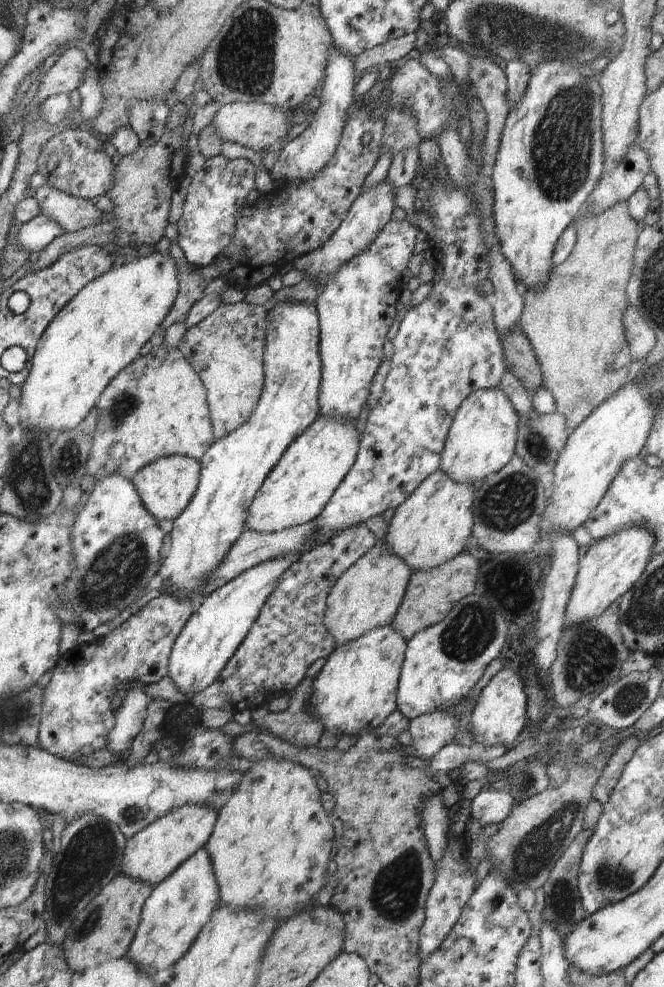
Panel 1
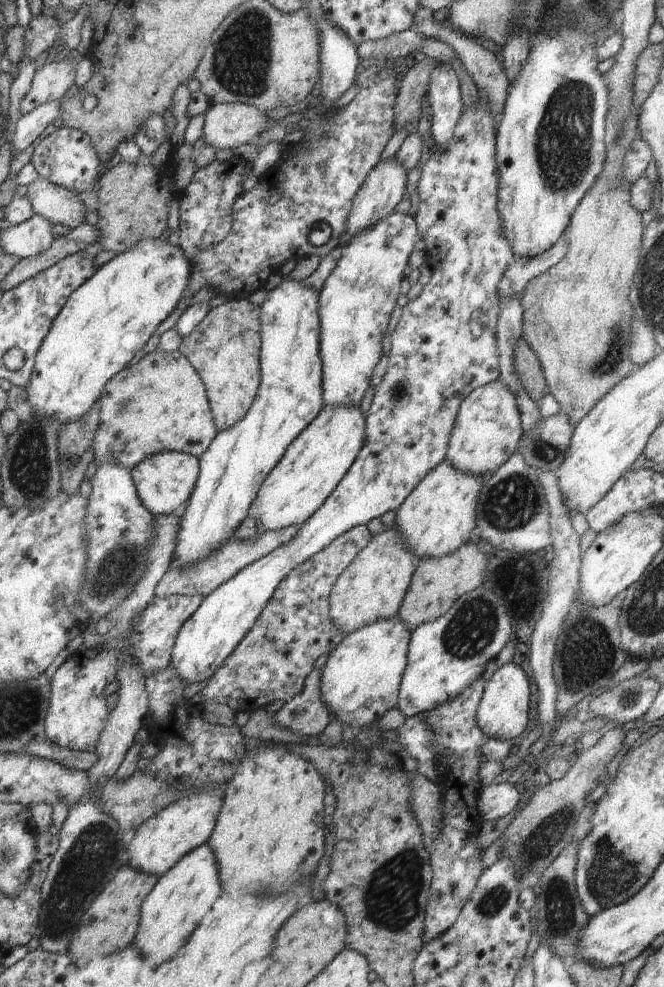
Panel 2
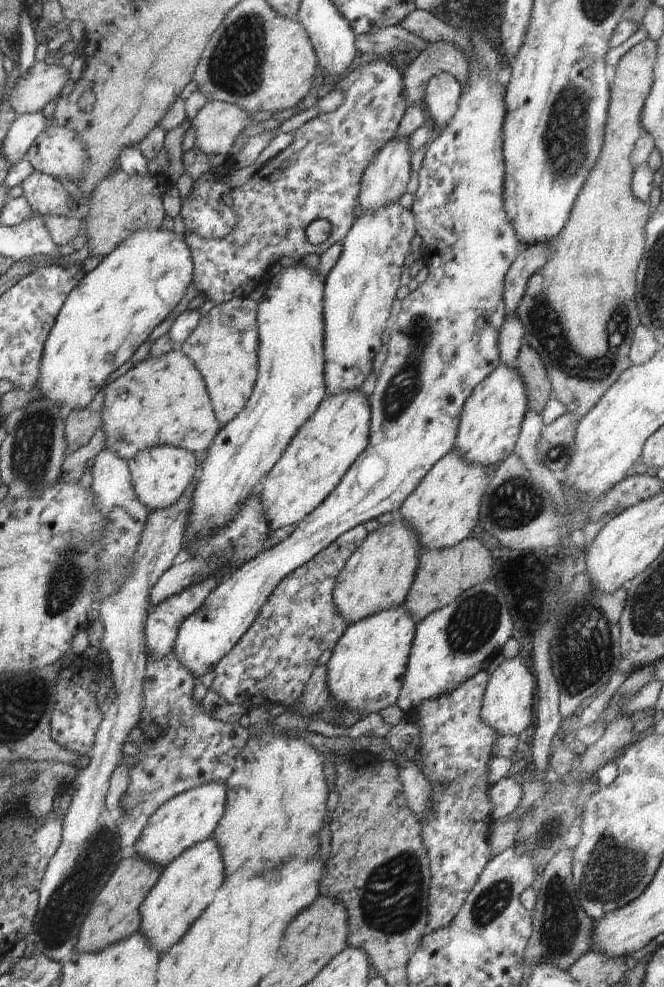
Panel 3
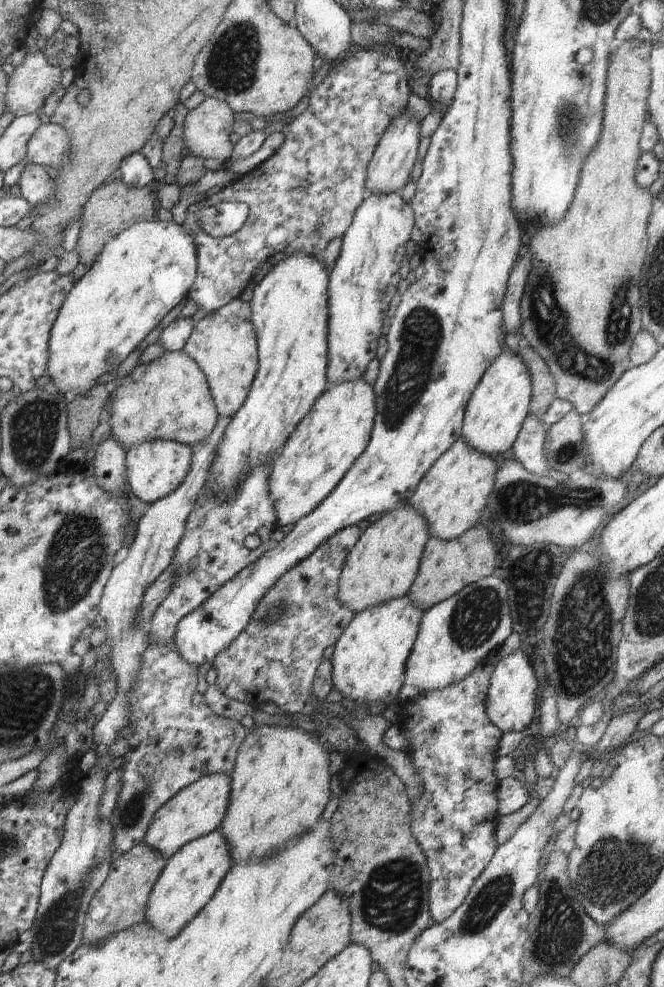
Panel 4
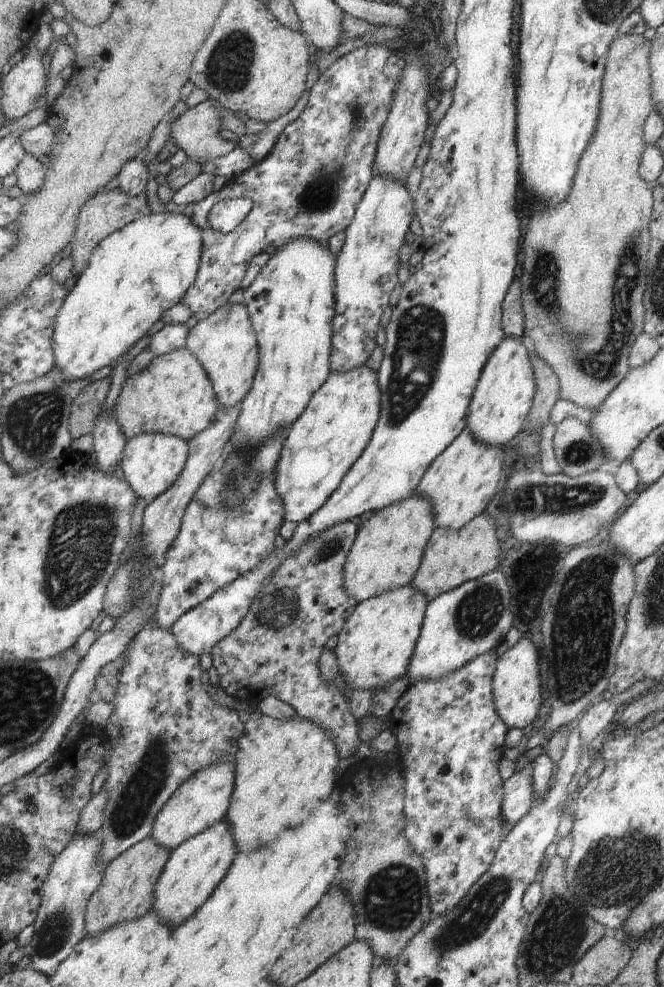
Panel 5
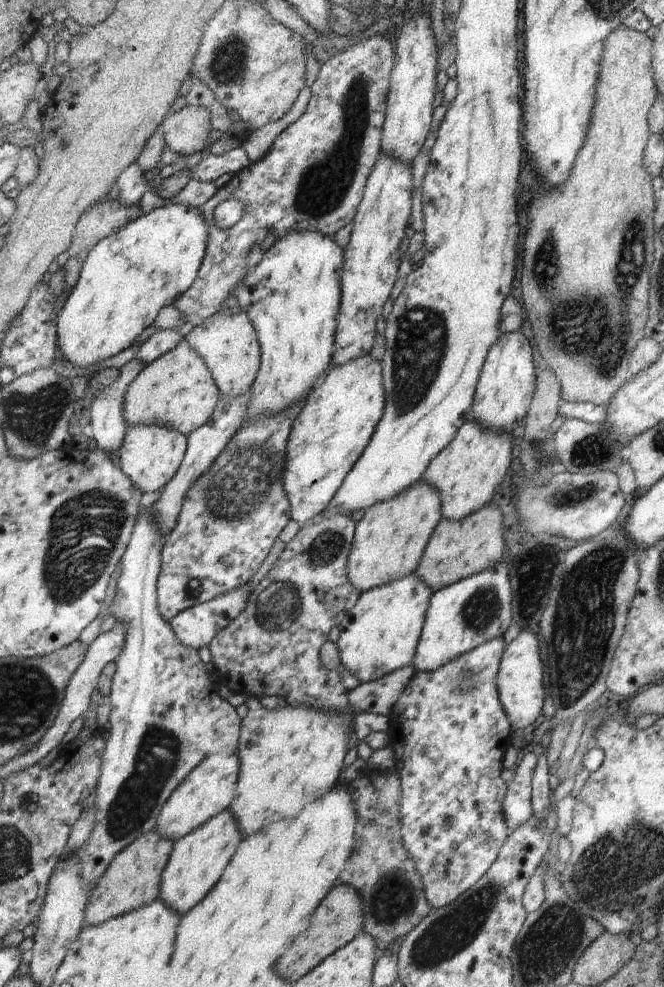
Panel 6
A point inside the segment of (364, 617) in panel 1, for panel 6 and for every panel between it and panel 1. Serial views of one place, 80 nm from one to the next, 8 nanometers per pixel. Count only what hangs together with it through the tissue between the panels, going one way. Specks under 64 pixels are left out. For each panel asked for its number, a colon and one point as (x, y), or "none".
2: (373, 586)
3: (377, 577)
4: (383, 564)
5: (387, 552)
6: (389, 541)

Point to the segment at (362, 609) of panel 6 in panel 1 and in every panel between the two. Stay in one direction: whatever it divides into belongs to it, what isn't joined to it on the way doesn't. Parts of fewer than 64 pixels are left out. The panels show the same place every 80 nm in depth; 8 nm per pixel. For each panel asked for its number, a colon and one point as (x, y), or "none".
1: (355, 691)
2: (360, 681)
3: (365, 672)
4: (369, 661)
5: (375, 646)

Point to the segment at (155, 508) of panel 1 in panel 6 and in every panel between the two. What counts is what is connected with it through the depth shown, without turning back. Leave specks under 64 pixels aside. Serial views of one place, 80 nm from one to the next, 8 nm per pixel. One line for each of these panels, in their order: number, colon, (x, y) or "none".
2: (164, 482)
3: (161, 475)
4: (154, 469)
5: (151, 462)
6: (150, 455)

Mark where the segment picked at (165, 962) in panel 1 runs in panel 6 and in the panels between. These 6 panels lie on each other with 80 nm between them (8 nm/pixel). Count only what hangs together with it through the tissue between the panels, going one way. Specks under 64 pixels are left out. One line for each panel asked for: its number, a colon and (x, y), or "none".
2: (180, 899)
3: (187, 886)
4: (188, 882)
5: (196, 867)
6: (198, 860)

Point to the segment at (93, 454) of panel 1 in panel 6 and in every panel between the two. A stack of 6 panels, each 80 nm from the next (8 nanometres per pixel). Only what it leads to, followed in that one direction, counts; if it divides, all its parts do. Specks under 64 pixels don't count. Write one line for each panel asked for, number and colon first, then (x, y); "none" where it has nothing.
2: (160, 404)
3: (163, 400)
4: (169, 398)
5: (173, 395)
6: (177, 391)

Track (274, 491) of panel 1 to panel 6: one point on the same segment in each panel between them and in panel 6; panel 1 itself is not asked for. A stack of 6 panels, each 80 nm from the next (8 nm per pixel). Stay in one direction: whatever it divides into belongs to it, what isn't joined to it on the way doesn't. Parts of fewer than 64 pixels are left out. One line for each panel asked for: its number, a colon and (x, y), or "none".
2: (313, 465)
3: (317, 458)
4: (334, 434)
5: (325, 441)
6: (332, 429)

